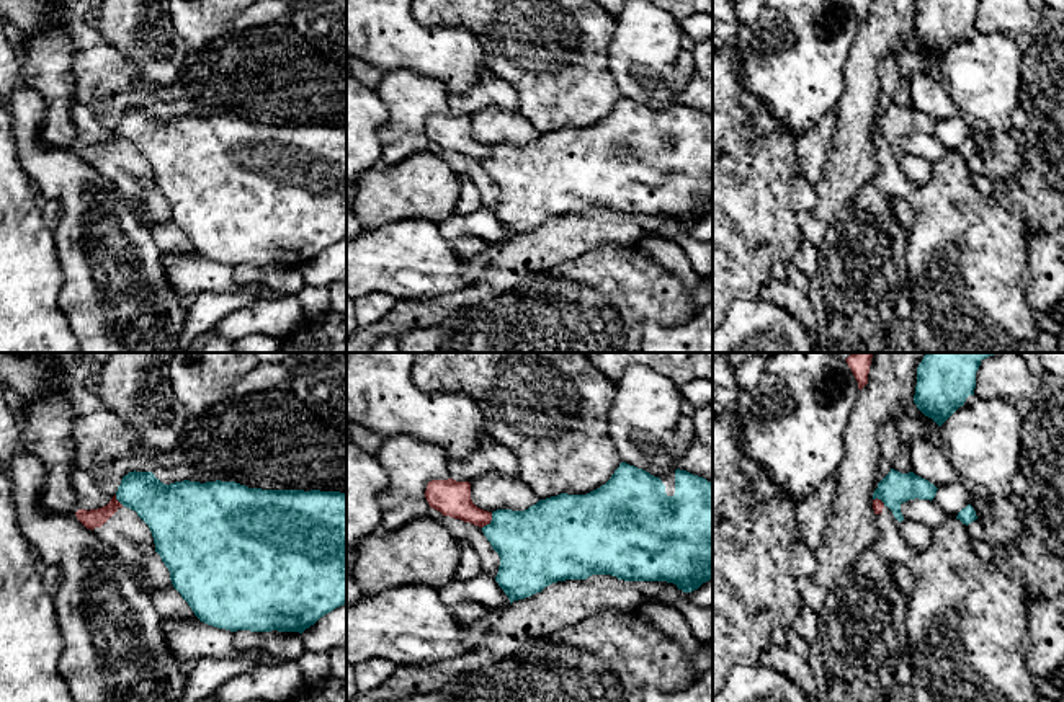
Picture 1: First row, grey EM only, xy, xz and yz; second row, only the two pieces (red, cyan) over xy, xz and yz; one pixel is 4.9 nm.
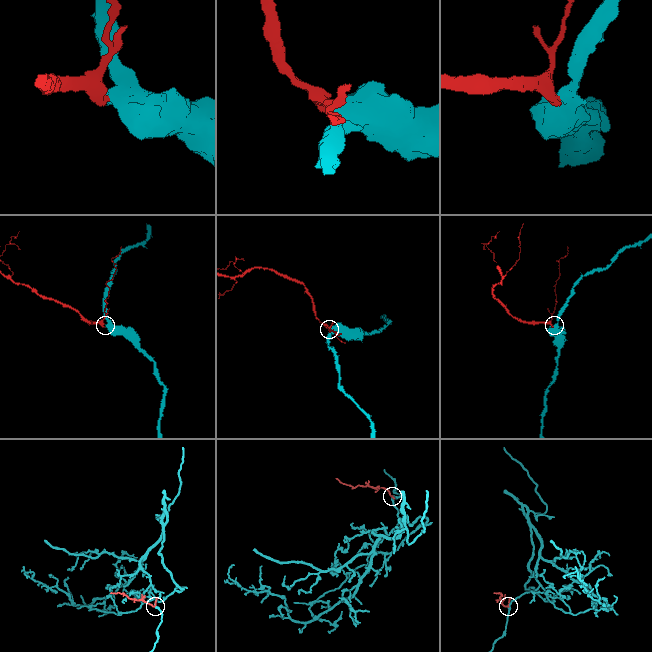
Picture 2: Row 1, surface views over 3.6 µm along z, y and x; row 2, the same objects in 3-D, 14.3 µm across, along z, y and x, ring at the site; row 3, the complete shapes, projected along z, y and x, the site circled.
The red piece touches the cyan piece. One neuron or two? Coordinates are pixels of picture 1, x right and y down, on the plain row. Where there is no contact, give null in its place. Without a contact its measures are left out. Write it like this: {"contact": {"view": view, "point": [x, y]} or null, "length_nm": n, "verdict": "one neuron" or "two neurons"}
{"contact": {"view": "xz", "point": [489, 155]}, "length_nm": 90, "verdict": "two neurons"}

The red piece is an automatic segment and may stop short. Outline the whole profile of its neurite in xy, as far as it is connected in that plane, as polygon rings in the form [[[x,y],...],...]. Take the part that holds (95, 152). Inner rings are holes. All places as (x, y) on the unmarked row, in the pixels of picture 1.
[[[116,129],[106,140],[90,145],[78,144],[75,150],[129,199],[137,199],[155,184],[149,160],[136,145],[123,140]]]

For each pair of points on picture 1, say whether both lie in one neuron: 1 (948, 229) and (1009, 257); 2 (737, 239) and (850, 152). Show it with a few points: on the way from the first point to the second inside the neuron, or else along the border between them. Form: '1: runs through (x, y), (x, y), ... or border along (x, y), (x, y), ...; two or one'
1: runs through (963, 229), (979, 229), (994, 244); one
2: border along (814, 185), (816, 208), (811, 213); two

